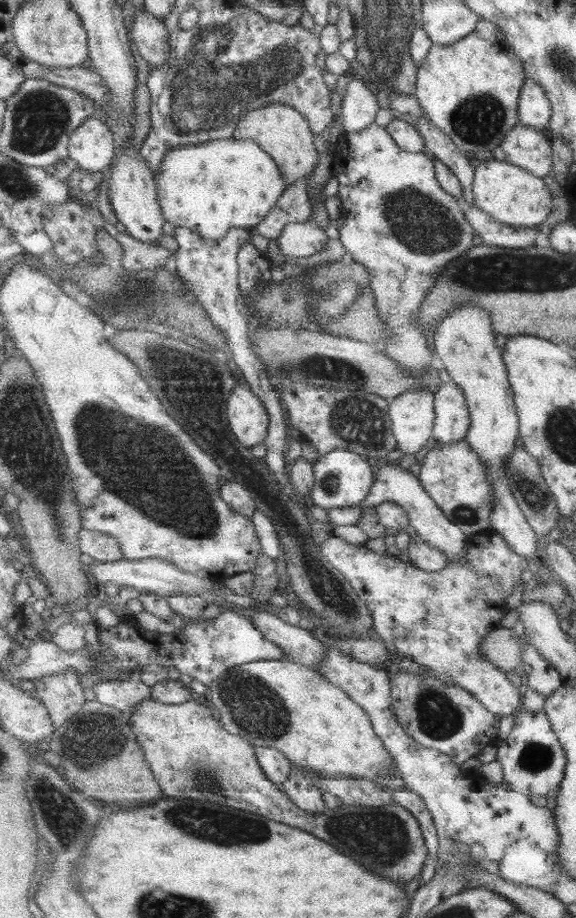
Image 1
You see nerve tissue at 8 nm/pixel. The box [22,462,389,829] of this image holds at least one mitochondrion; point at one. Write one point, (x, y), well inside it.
(254, 707)

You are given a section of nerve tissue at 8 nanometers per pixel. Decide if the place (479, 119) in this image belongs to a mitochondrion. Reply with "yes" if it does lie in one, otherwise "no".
yes

